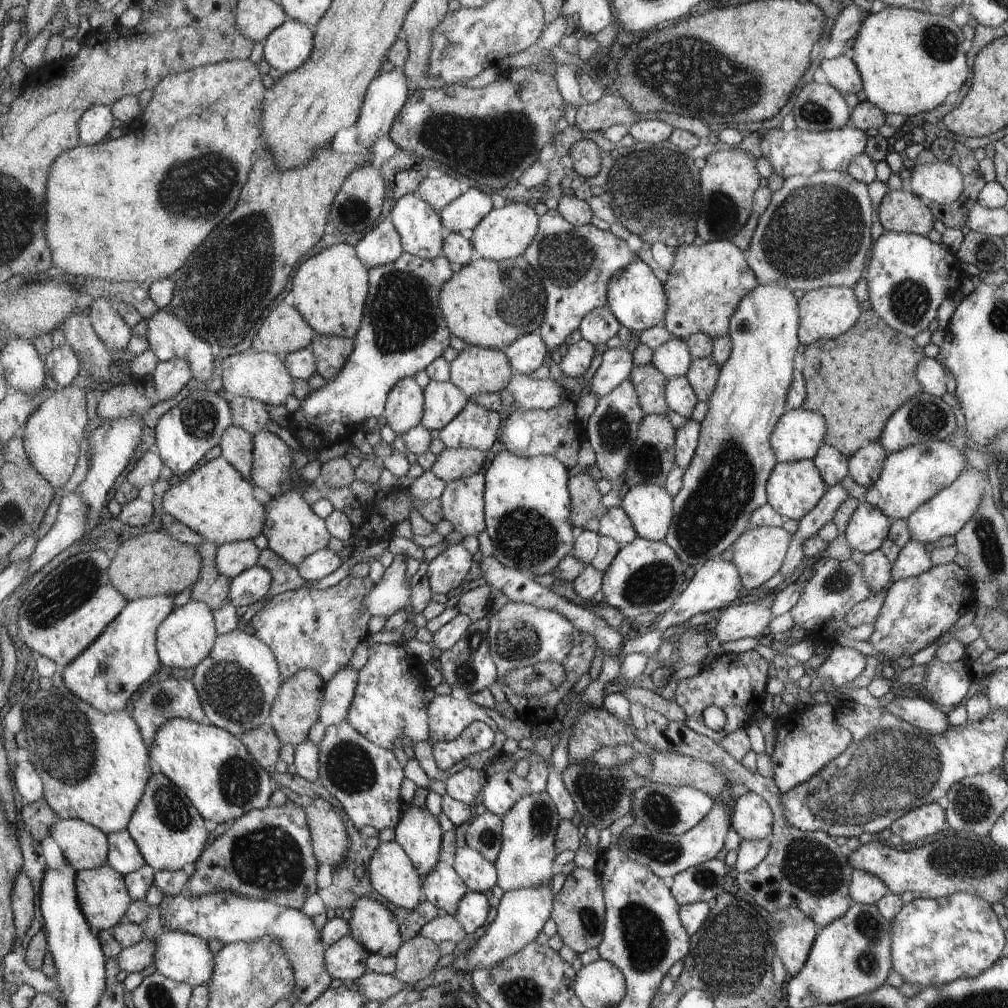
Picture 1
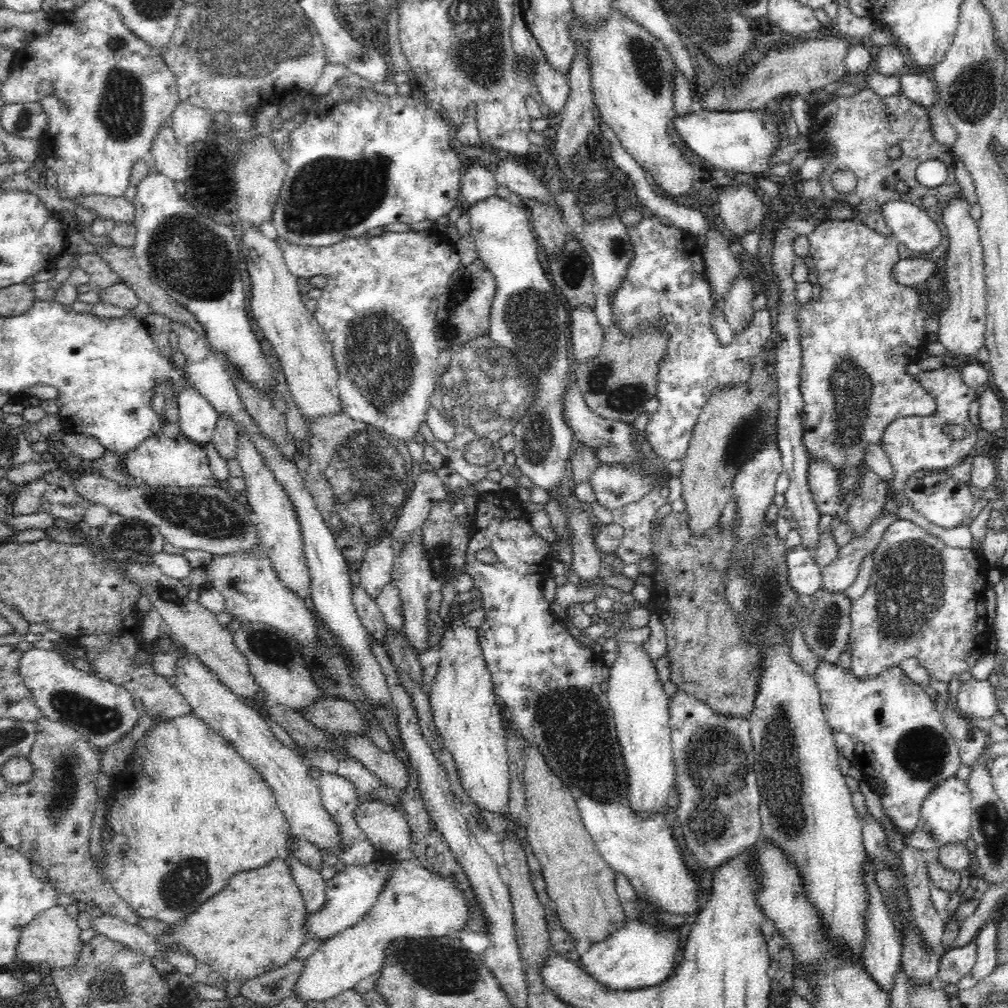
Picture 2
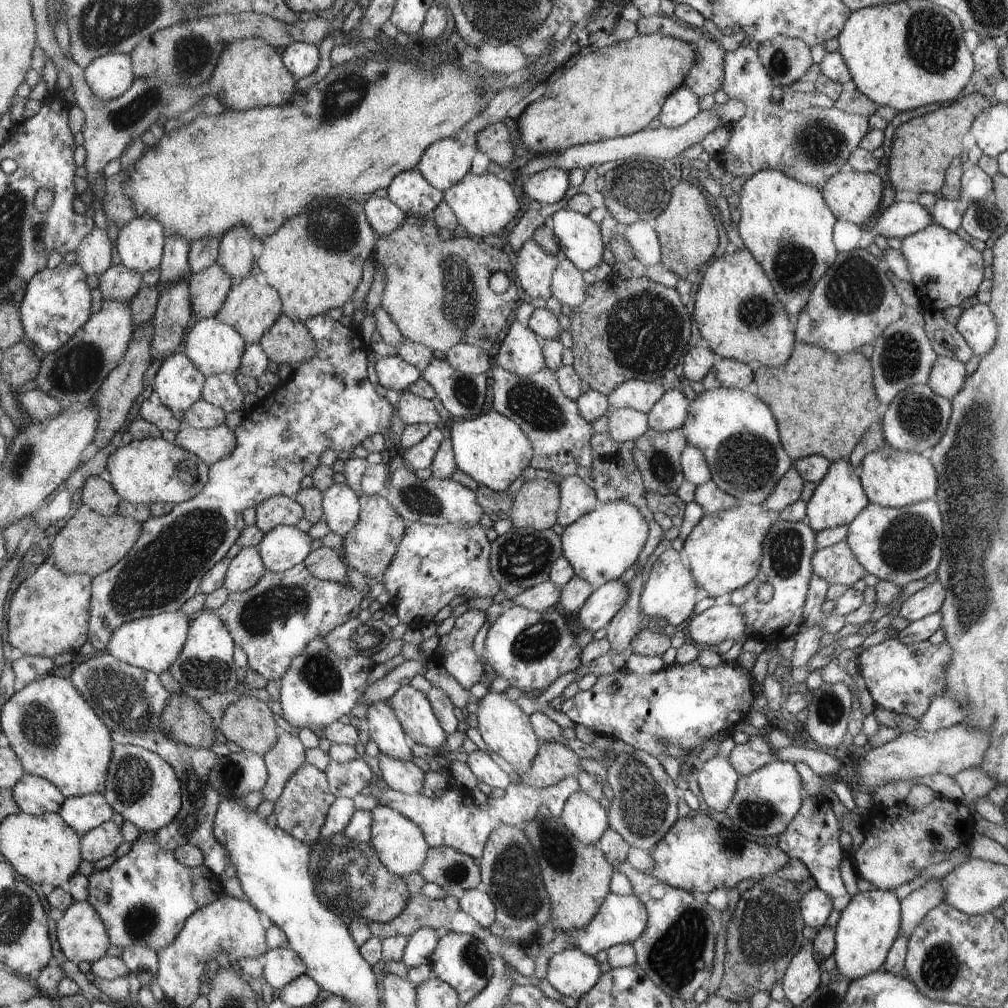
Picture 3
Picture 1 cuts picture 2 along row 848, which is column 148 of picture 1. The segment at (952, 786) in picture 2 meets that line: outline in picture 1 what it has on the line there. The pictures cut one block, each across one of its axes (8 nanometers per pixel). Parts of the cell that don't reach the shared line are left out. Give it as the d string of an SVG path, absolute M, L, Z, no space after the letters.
M150 906L152 910L146 916L146 922L142 924L145 938L154 942L154 962L156 971L165 978L185 983L193 988L206 985L210 981L210 976L214 973L214 954L210 952L208 941L202 937L194 936L190 933L173 931L162 923L161 909L159 906Z

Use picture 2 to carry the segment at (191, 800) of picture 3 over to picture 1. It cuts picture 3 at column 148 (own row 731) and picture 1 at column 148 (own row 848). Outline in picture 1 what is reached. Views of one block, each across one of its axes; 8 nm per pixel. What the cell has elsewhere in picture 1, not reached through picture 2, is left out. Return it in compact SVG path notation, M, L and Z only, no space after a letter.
M172 677L144 689L138 701L134 703L132 713L133 719L140 726L145 743L149 745L150 749L154 744L154 738L156 738L158 731L174 718L192 720L198 722L198 724L207 723L204 706L201 705L200 694L197 692L197 688L194 688L193 682Z

